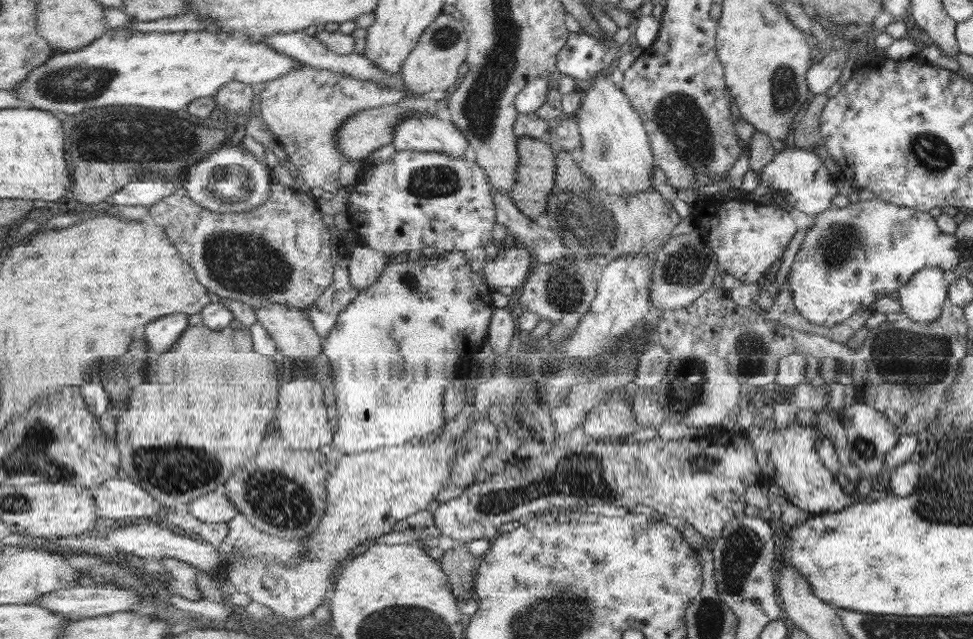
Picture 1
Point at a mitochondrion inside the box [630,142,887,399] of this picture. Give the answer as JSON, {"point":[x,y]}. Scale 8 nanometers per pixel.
{"point":[839,241]}

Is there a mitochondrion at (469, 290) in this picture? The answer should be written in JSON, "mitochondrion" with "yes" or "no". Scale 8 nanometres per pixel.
{"mitochondrion":"no"}

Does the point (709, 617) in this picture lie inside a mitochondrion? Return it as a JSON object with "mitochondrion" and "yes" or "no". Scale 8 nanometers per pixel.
{"mitochondrion":"yes"}

